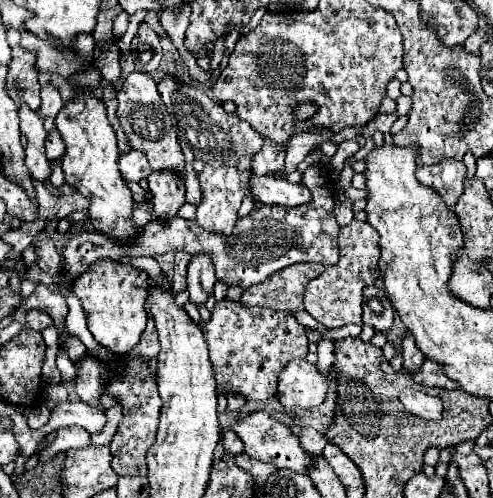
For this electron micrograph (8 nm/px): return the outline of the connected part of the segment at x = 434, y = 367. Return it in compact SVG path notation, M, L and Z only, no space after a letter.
M424 360L424 366L420 372L414 372L414 380L418 384L424 384L424 386L436 386L436 388L446 388L446 390L458 390L460 386L450 380L442 368L438 364L434 364L432 360Z

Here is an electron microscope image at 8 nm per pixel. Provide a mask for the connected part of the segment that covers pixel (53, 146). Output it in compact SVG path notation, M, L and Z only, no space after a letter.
M52 130L50 134L48 134L48 138L46 138L46 150L44 150L44 154L46 154L46 158L48 160L54 160L54 158L58 158L60 154L64 154L64 142L62 142L62 138L60 138L60 132L58 130Z

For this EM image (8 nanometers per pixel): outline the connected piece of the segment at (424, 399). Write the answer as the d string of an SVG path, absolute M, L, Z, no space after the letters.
M406 388L400 392L400 402L406 412L424 418L424 420L438 420L442 418L442 400L436 396L428 396L422 390Z

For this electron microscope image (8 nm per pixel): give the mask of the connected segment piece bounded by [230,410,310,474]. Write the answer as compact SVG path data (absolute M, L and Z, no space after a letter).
M262 410L246 416L244 420L234 422L230 426L230 430L236 432L236 436L244 442L244 452L254 460L270 462L270 464L274 464L278 468L288 468L288 470L294 470L294 472L300 472L300 474L304 474L308 470L308 466L310 466L310 454L300 446L298 438L284 424L270 418Z

